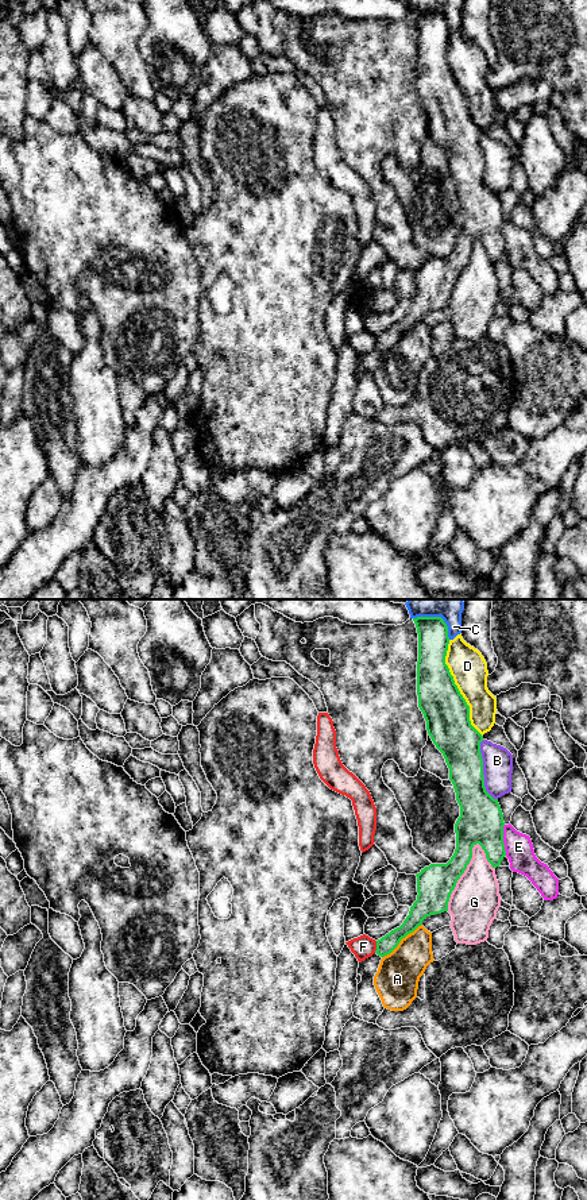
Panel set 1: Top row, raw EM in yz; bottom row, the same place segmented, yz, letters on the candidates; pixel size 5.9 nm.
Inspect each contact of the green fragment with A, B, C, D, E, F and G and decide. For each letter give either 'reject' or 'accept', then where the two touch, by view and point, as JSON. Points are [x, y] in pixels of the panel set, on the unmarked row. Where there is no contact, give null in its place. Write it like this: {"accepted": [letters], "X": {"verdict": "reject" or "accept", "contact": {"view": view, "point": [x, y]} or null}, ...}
{"accepted": [], "A": {"verdict": "reject", "contact": {"view": "yz", "point": [401, 334]}}, "B": {"verdict": "reject", "contact": {"view": "yz", "point": [482, 166]}}, "C": {"verdict": "reject", "contact": {"view": "yz", "point": [437, 12]}}, "D": {"verdict": "reject", "contact": {"view": "yz", "point": [458, 84]}}, "E": {"verdict": "reject", "contact": {"view": "yz", "point": [502, 235]}}, "F": {"verdict": "reject", "contact": {"view": "yz", "point": [377, 342]}}, "G": {"verdict": "reject", "contact": {"view": "yz", "point": [460, 270]}}}

